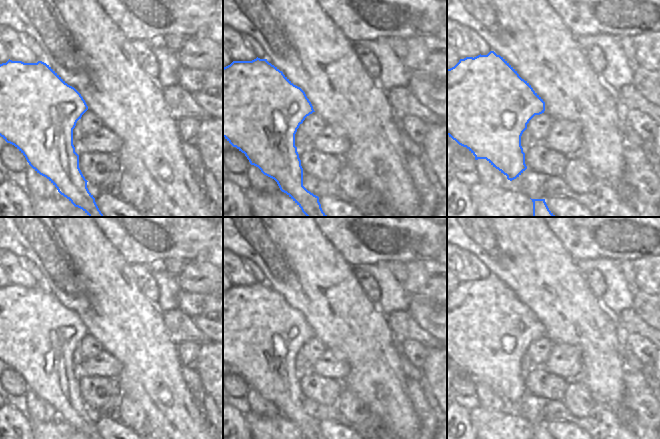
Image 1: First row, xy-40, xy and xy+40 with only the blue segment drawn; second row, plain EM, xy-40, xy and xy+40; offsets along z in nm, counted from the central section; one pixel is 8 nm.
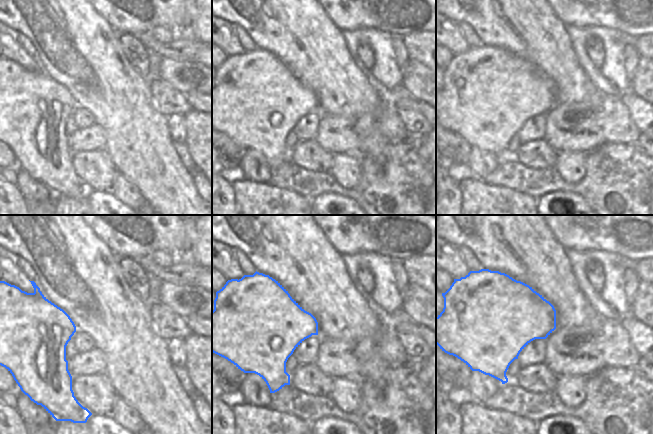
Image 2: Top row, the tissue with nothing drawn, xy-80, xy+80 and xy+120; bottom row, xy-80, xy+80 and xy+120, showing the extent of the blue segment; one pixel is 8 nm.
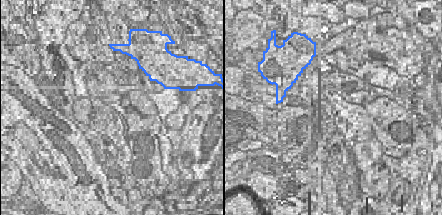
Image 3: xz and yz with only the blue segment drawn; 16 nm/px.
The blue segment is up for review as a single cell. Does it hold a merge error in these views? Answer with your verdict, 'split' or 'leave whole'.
split

